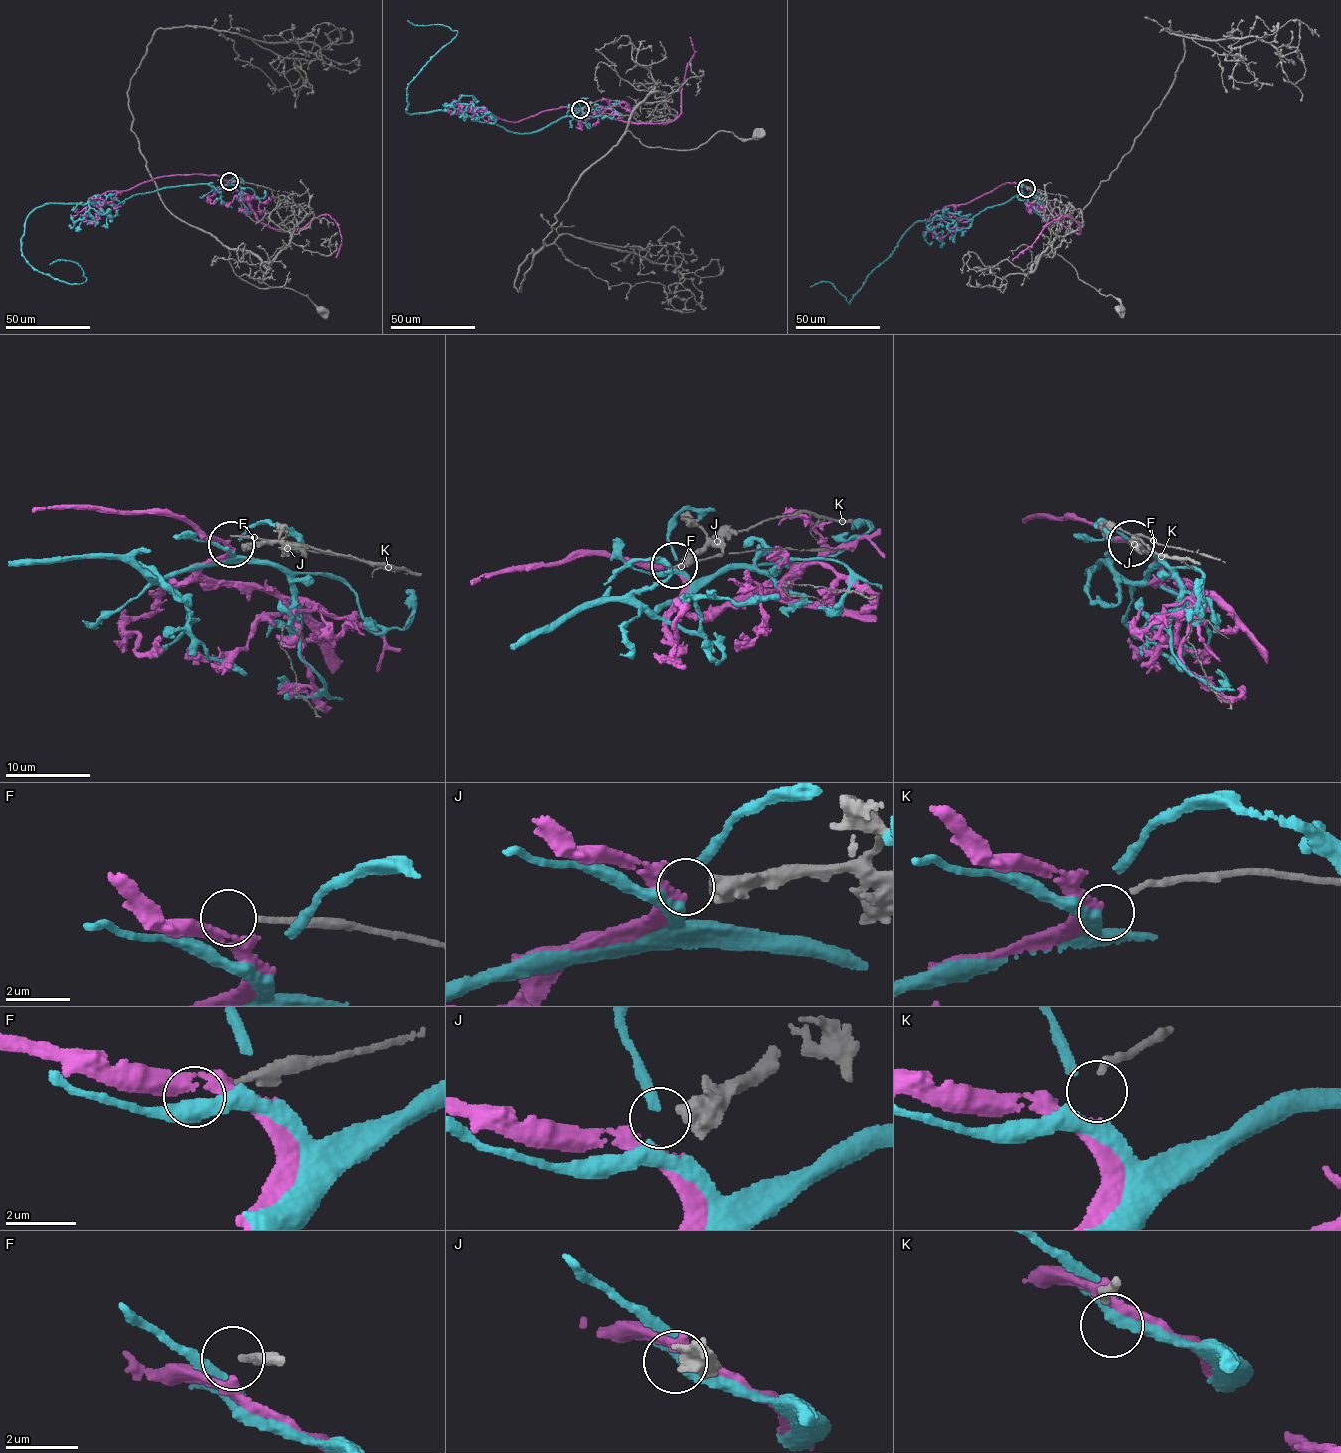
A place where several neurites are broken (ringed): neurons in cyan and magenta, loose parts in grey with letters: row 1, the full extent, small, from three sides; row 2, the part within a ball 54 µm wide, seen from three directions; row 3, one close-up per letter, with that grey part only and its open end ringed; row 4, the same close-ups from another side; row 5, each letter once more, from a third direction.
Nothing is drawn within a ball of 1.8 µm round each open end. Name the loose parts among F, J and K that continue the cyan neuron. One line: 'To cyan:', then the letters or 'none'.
To cyan: none

